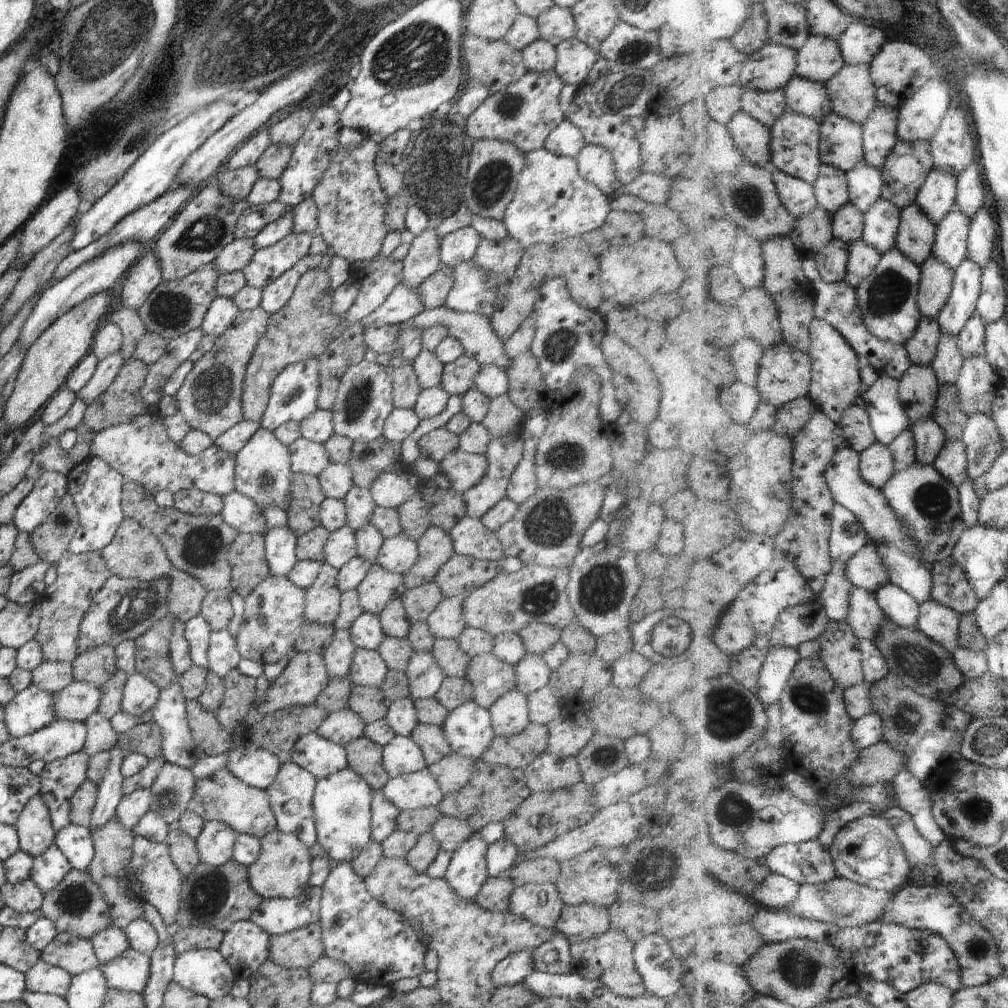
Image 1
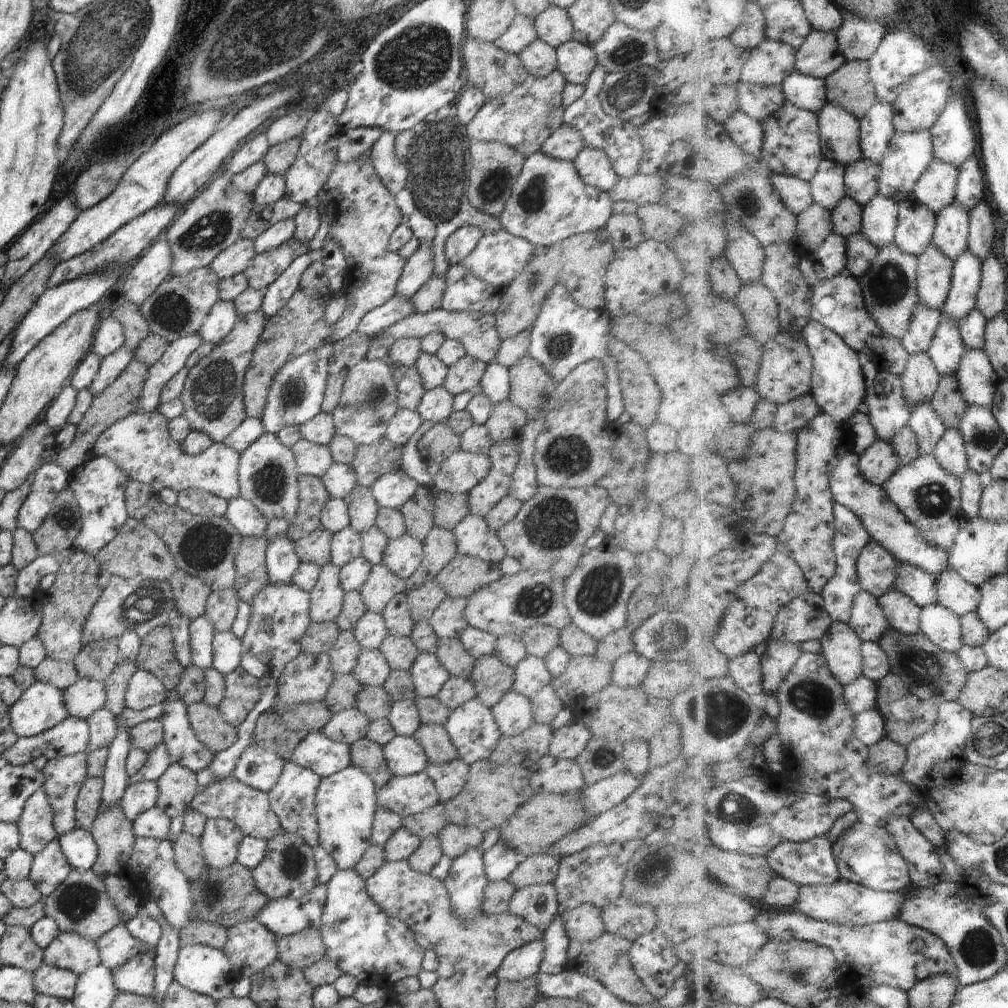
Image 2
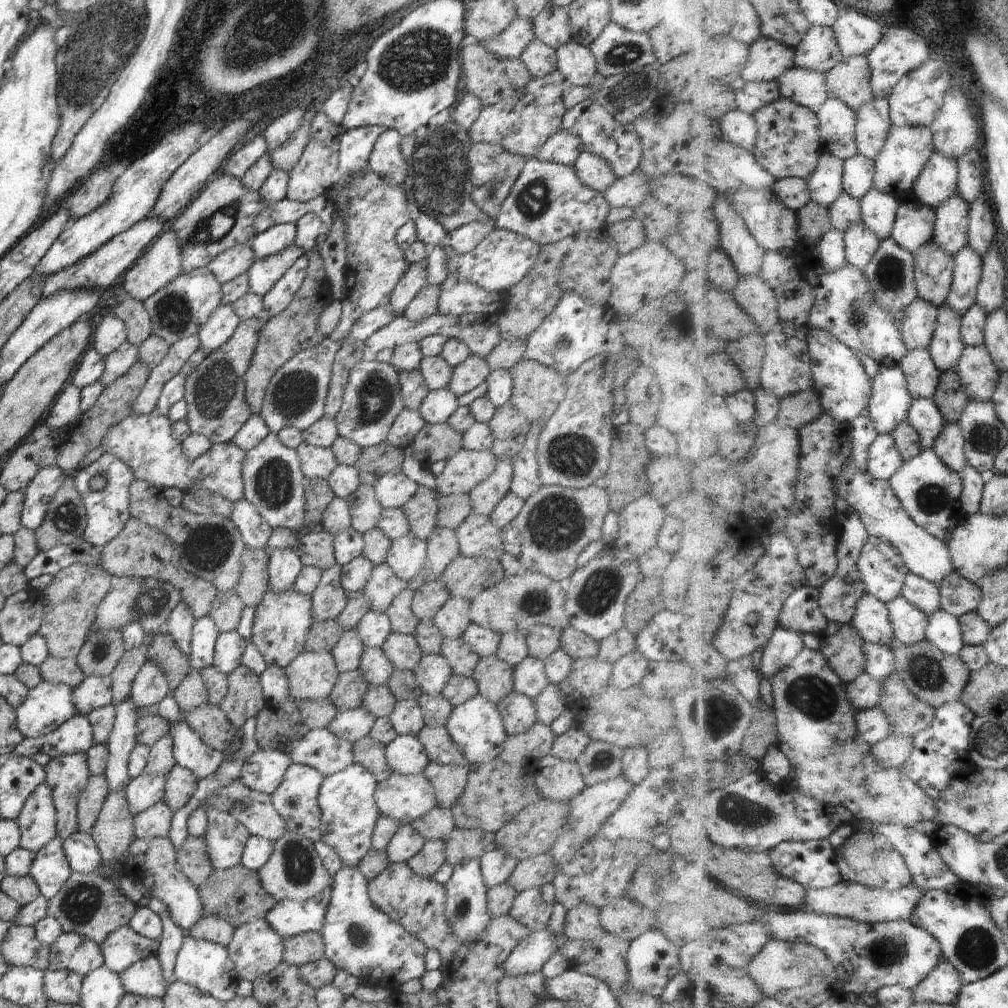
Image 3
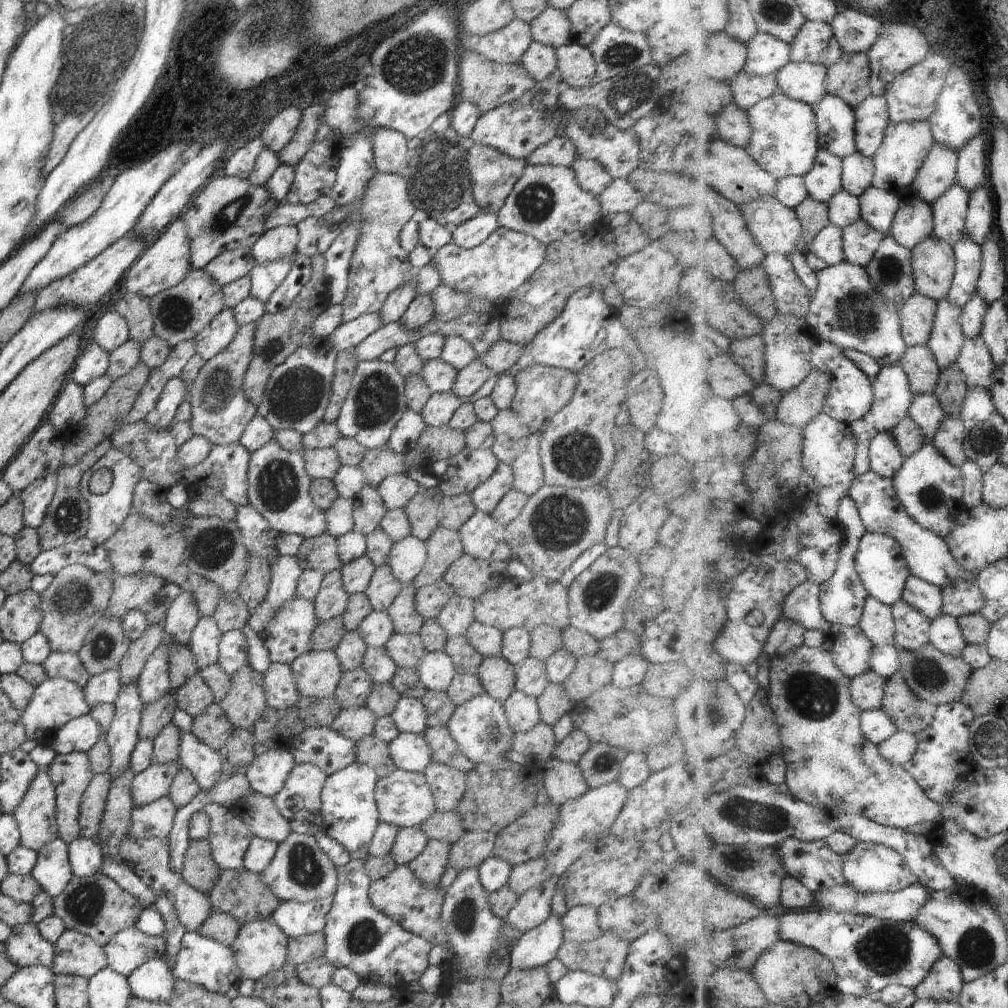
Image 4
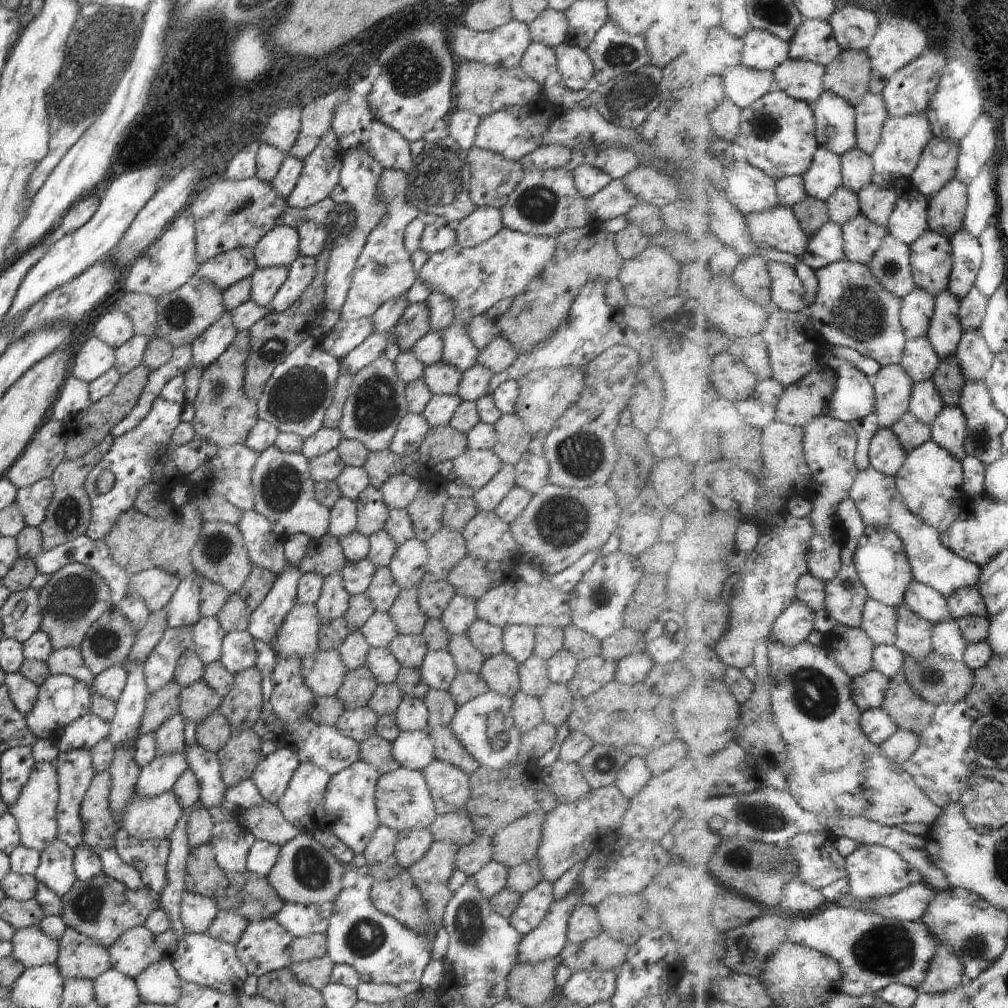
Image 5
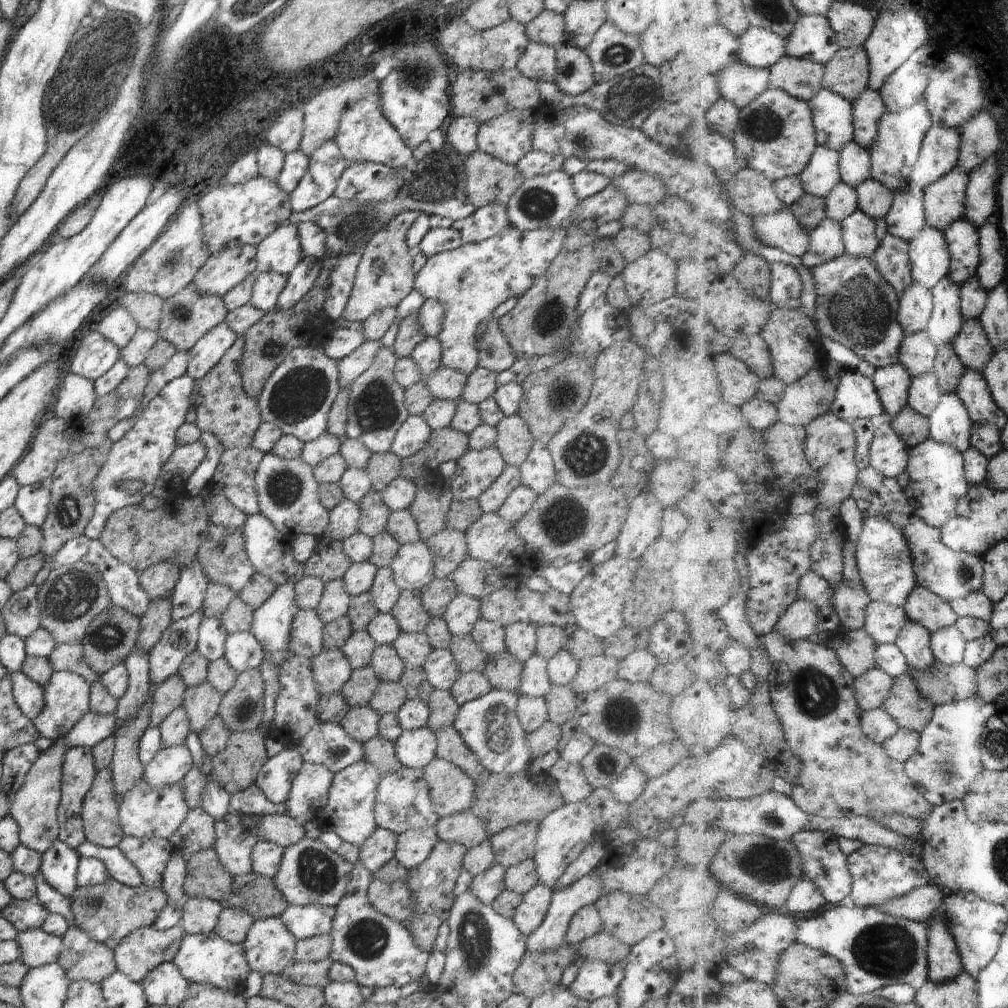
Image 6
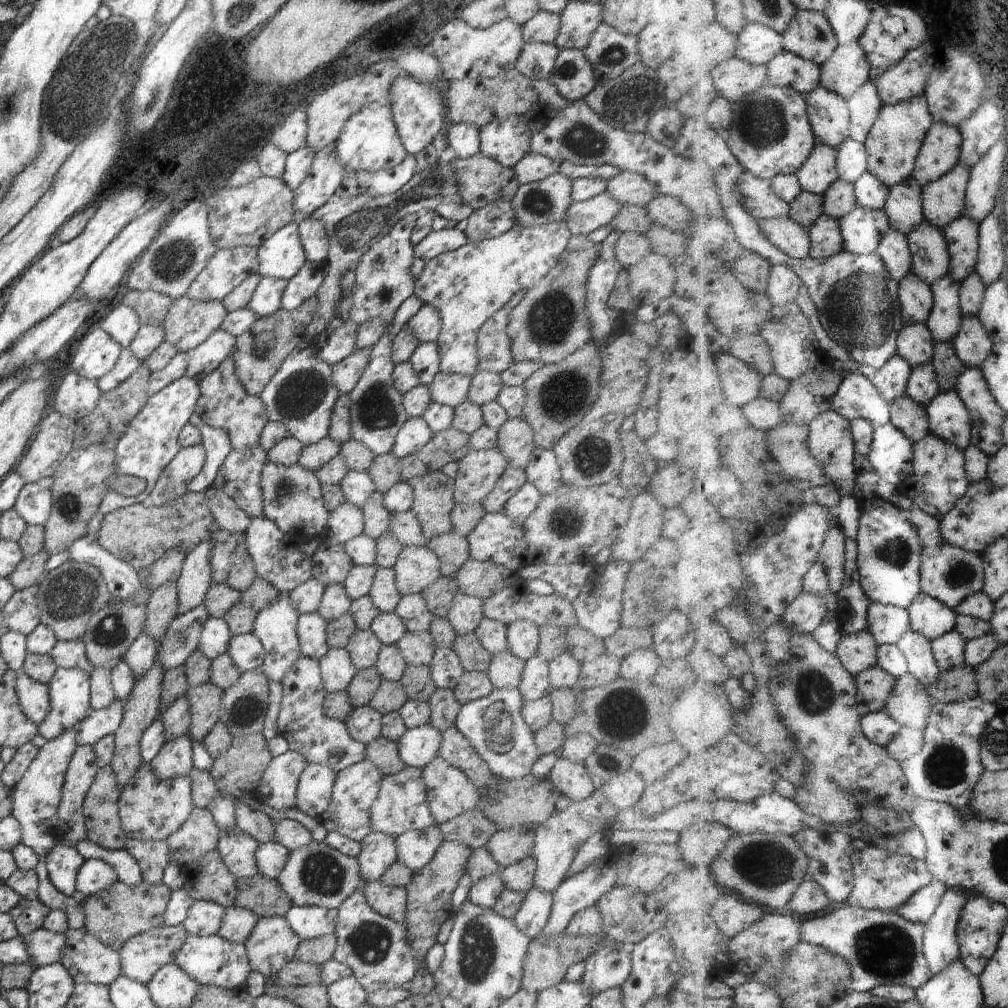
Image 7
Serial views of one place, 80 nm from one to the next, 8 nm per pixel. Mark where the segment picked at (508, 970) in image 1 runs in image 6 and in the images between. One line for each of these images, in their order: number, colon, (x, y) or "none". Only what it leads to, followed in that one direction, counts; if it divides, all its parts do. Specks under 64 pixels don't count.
2: (525, 962)
3: (532, 952)
4: (535, 948)
5: (545, 942)
6: (550, 935)

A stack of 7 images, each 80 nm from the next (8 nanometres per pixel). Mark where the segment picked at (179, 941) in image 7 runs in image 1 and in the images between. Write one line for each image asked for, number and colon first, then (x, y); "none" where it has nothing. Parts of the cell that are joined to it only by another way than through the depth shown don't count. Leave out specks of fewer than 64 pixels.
1: (108, 944)
2: (117, 946)
3: (123, 947)
4: (129, 948)
5: (138, 947)
6: (141, 951)

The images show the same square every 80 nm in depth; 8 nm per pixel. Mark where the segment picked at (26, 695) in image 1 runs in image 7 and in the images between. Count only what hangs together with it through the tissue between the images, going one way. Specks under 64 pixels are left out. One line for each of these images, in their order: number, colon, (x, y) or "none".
2: (40, 707)
3: (46, 706)
4: (55, 701)
5: (62, 699)
6: (66, 696)
7: (69, 689)

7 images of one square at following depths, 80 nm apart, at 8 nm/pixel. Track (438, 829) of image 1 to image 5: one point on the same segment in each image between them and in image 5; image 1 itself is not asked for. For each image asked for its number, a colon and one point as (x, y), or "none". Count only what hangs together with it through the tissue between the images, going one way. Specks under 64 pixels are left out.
2: (455, 839)
3: (463, 844)
4: (473, 847)
5: (470, 858)

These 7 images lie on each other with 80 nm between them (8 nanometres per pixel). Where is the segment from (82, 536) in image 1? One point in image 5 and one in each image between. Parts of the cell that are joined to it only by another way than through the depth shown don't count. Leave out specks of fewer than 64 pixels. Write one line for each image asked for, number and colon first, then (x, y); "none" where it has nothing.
2: (98, 486)
3: (106, 511)
4: (107, 512)
5: (130, 457)

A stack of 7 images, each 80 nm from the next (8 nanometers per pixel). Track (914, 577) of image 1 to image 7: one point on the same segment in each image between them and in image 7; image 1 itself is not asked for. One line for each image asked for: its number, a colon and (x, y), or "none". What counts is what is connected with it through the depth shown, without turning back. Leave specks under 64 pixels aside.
2: (922, 586)
3: (926, 594)
4: (925, 596)
5: (931, 604)
6: (925, 606)
7: (935, 618)

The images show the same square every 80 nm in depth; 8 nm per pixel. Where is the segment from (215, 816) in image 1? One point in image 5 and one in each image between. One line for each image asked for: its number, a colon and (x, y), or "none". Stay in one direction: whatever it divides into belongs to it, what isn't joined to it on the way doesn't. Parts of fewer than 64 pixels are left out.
2: (248, 809)
3: (254, 809)
4: (259, 813)
5: (265, 821)

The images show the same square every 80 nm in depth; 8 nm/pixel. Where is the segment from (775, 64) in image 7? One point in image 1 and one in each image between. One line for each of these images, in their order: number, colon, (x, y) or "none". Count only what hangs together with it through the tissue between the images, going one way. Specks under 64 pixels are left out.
1: (811, 98)
2: (811, 93)
3: (809, 87)
4: (807, 82)
5: (805, 80)
6: (803, 78)

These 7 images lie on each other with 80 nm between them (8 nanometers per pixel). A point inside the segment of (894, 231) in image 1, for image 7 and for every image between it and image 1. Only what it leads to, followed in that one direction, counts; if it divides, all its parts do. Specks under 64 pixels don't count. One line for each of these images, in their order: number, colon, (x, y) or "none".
2: (882, 218)
3: (880, 209)
4: (880, 207)
5: (878, 203)
6: (877, 200)
7: (873, 194)

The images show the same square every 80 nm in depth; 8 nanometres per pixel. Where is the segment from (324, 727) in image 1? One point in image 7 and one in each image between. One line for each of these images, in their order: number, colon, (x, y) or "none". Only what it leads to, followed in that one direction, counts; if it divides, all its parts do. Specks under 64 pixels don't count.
2: (346, 726)
3: (352, 724)
4: (354, 723)
5: (359, 723)
6: (361, 723)
7: (364, 723)

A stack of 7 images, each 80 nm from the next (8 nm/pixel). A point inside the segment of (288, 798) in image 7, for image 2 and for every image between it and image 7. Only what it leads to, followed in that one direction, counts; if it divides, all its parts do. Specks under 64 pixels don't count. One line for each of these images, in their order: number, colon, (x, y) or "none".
2: (256, 767)
3: (263, 770)
4: (266, 774)
5: (273, 772)
6: (275, 778)

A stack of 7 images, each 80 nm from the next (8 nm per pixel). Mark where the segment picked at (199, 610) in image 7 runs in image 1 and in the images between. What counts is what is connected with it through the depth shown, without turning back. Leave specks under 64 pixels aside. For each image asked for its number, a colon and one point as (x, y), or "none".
1: (140, 695)
2: (144, 691)
3: (149, 686)
4: (153, 683)
5: (158, 668)
6: (180, 638)

